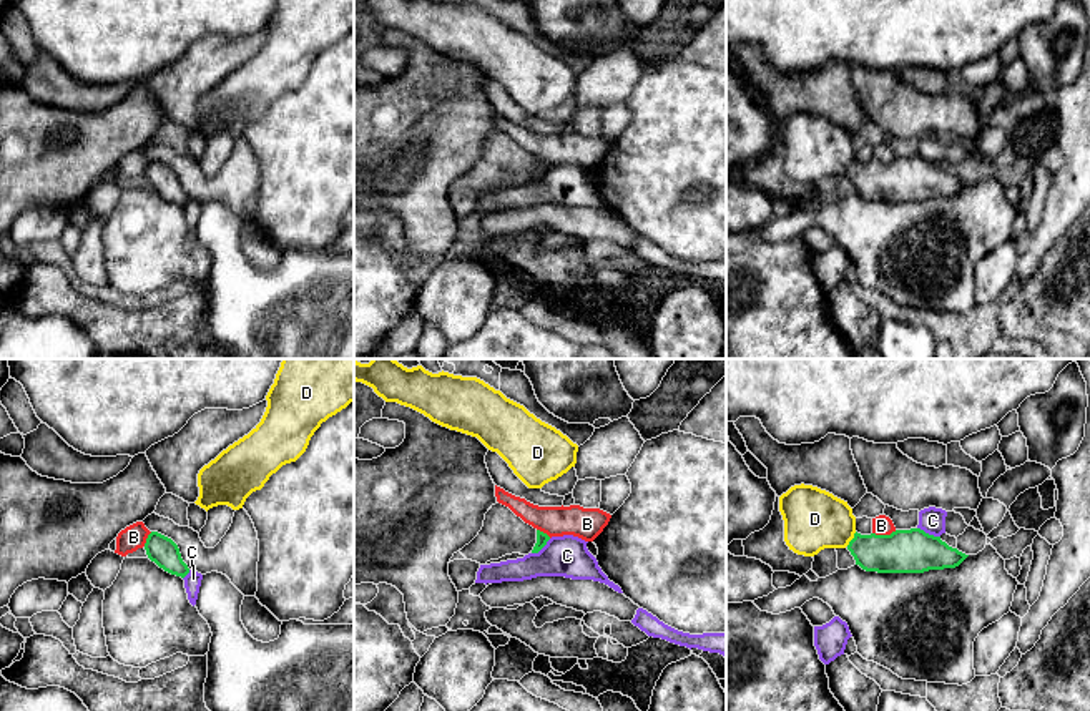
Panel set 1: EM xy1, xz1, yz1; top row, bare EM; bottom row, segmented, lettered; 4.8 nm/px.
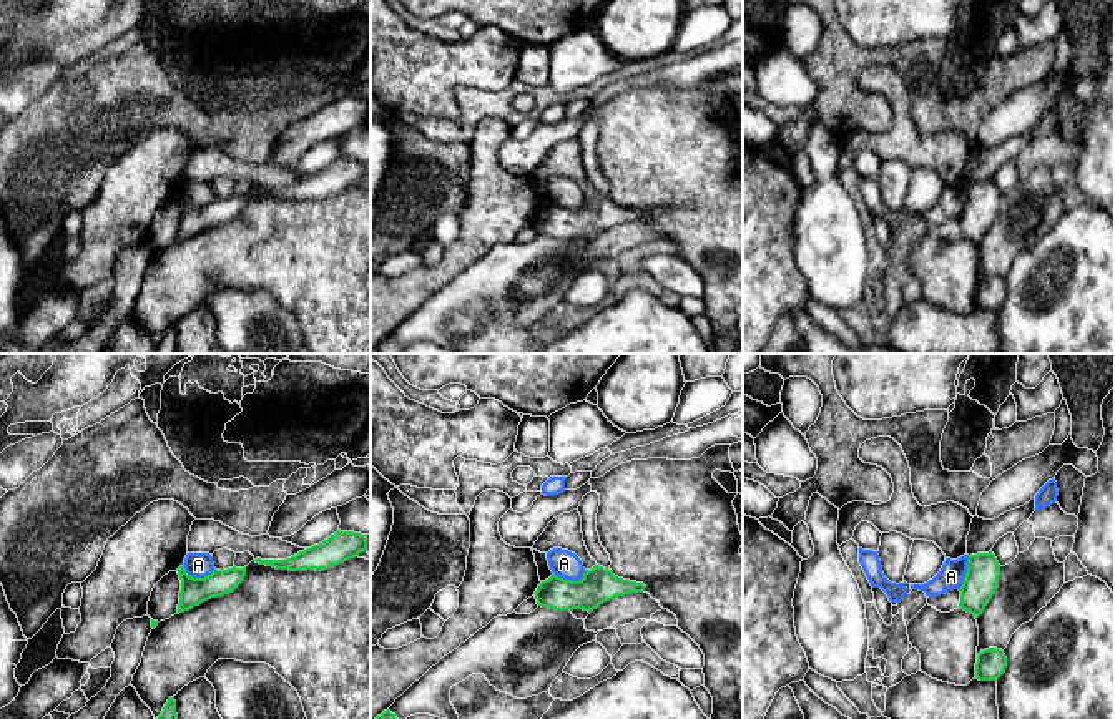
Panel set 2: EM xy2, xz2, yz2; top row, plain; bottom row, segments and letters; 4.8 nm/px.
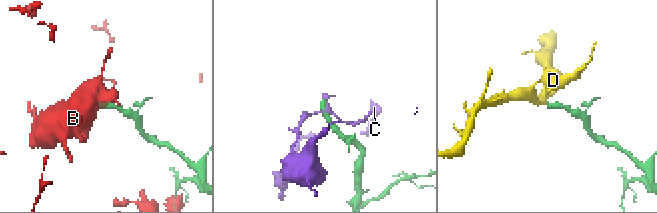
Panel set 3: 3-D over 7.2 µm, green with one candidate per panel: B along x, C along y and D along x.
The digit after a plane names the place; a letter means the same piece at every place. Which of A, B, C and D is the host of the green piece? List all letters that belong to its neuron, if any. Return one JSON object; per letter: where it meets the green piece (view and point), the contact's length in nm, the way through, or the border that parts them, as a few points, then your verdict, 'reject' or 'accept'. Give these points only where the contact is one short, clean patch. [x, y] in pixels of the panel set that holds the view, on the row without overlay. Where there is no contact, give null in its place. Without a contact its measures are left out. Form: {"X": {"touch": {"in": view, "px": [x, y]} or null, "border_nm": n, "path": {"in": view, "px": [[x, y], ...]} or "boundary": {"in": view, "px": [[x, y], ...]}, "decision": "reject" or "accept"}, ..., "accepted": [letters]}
{"A": {"touch": {"in": "xy2", "px": [196, 206]}, "border_nm": 160, "boundary": {"in": "xy2", "px": [[183, 191], [183, 196], [193, 205], [206, 205], [215, 196]]}, "decision": "reject"}, "B": {"touch": {"in": "yz1", "px": [884, 163]}, "border_nm": 120, "decision": "reject"}, "C": {"touch": {"in": "yz1", "px": [927, 161]}, "border_nm": 120, "boundary": {"in": "yz1", "px": [[918, 155], [939, 165]]}, "decision": "reject"}, "D": {"touch": {"in": "yz1", "px": [853, 166]}, "border_nm": 90, "path": {"in": "yz1", "px": [[901, 180], [869, 180], [853, 166], [831, 152], [815, 147]]}, "decision": "accept"}, "accepted": ["D"]}

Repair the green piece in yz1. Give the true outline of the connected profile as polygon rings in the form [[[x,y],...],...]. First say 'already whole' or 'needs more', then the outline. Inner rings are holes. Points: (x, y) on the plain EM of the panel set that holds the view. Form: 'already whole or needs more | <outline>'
needs more | [[[794,113],[779,125],[784,169],[798,183],[847,176],[866,199],[924,201],[959,194],[969,183],[921,156],[861,163],[847,130],[813,113]]]

